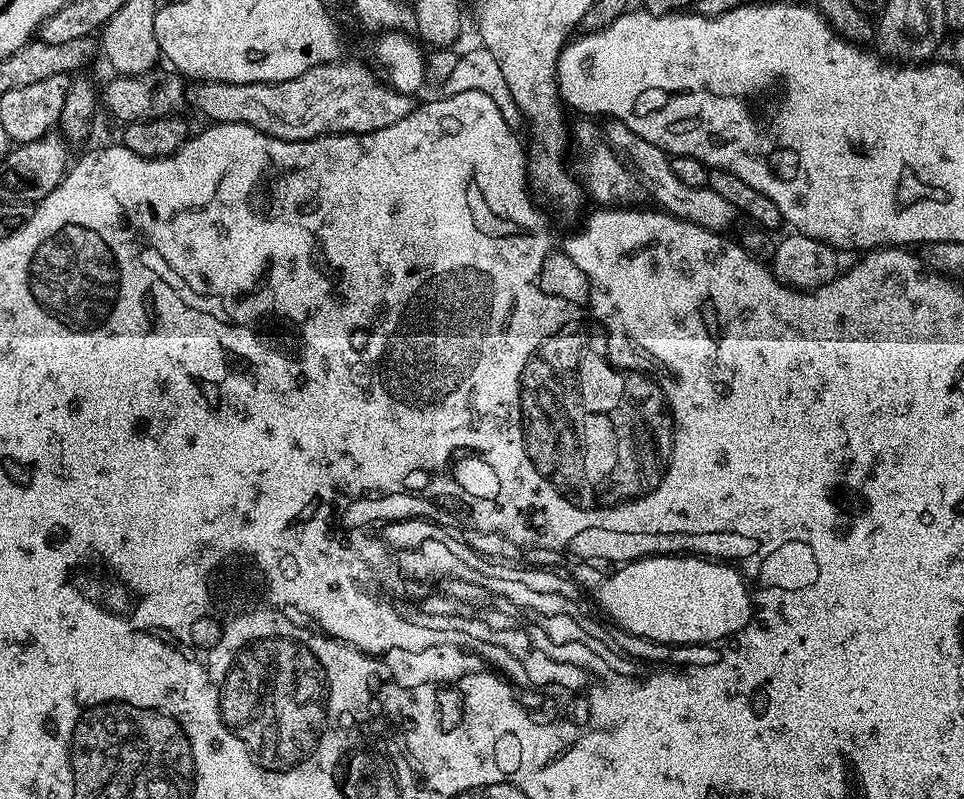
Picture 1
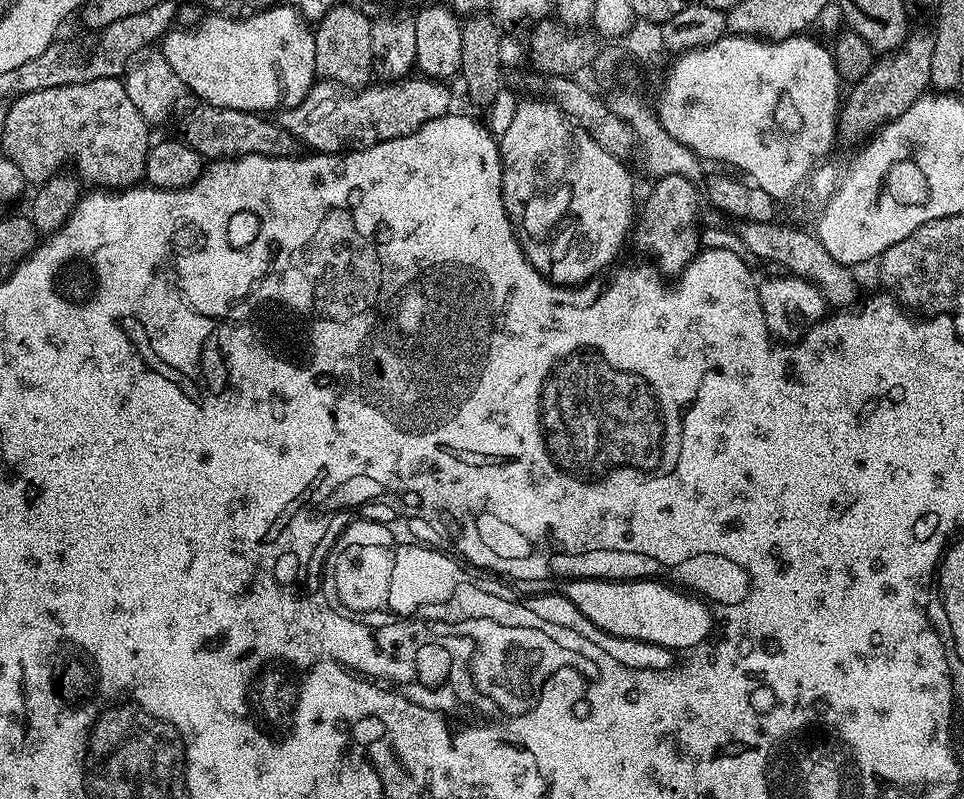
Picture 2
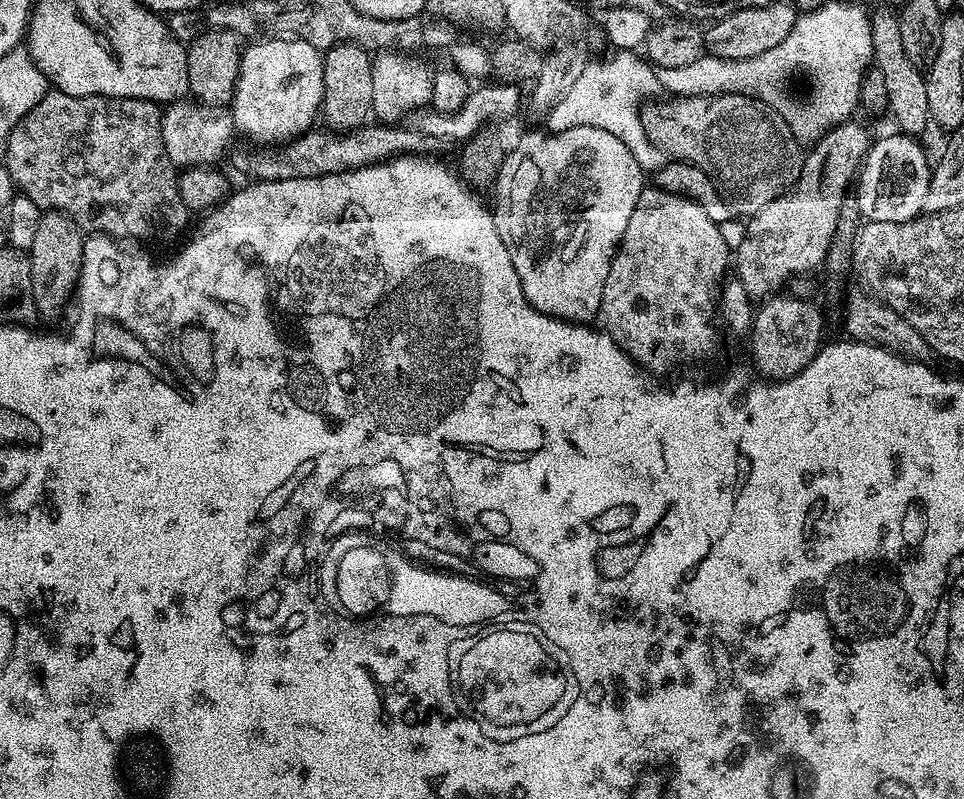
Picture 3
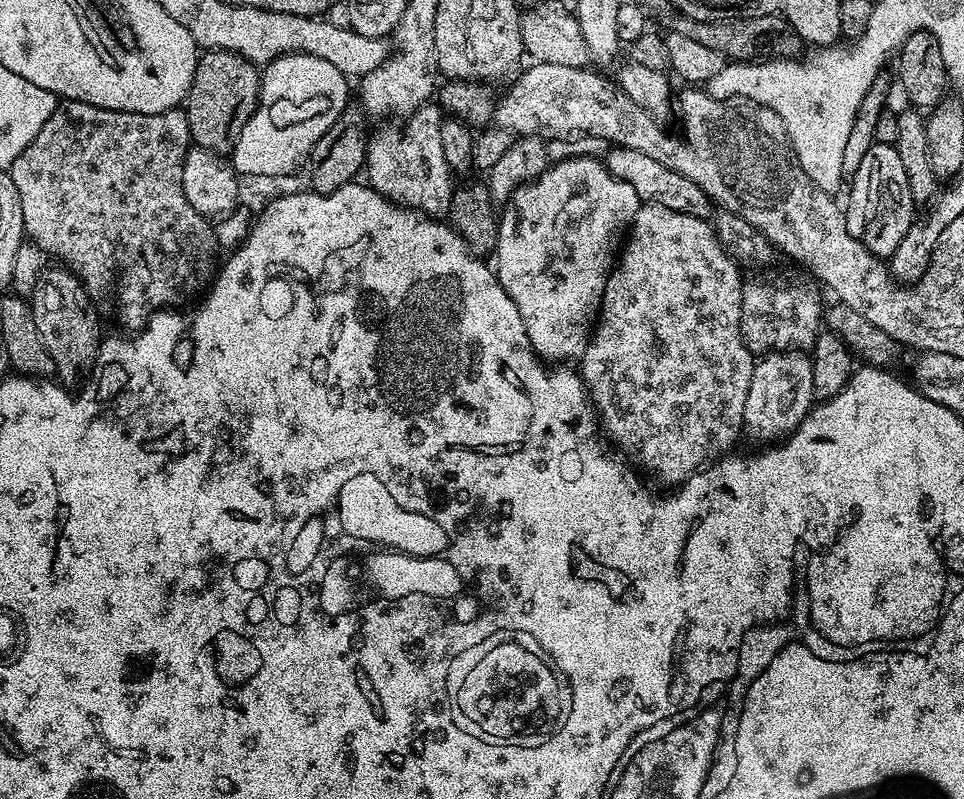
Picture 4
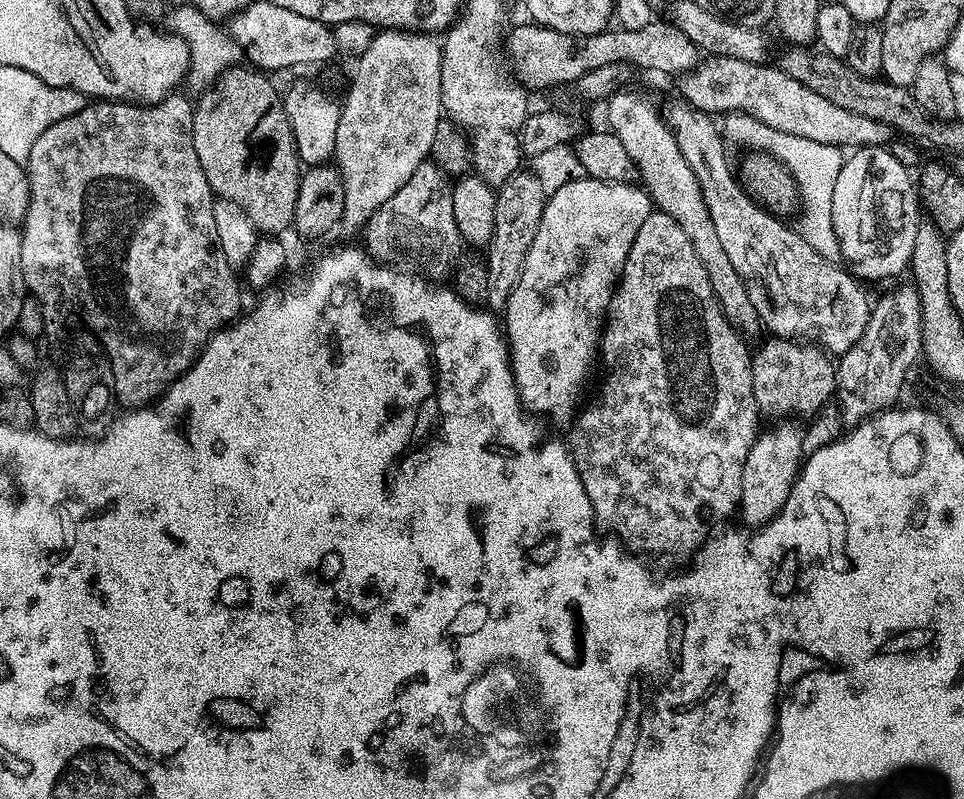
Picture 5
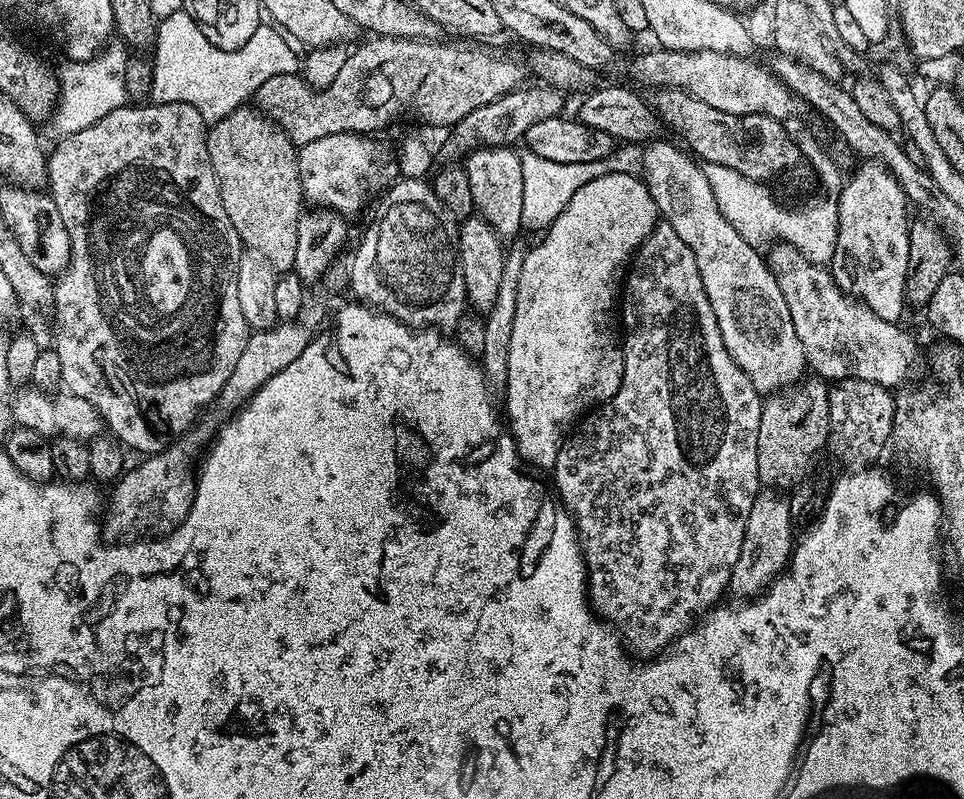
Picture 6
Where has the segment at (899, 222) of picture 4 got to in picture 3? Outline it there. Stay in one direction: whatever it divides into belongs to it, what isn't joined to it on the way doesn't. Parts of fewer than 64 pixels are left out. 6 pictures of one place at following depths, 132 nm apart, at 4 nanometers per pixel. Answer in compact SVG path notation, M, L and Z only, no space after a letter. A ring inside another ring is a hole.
M903 134L888 136L885 140L875 141L874 146L869 147L866 163L858 173L858 188L860 192L856 196L856 201L860 207L860 215L865 221L882 220L891 218L894 220L915 220L917 216L924 212L924 199L926 190L930 186L932 168L928 156L924 153L924 148L920 145L919 139Z

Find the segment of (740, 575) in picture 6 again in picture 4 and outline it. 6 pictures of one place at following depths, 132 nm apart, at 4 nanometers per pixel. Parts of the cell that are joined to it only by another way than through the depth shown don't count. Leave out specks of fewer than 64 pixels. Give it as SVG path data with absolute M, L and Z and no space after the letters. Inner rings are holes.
M803 351L770 352L753 363L750 390L746 390L744 428L764 442L787 437L814 407L814 374L811 359Z

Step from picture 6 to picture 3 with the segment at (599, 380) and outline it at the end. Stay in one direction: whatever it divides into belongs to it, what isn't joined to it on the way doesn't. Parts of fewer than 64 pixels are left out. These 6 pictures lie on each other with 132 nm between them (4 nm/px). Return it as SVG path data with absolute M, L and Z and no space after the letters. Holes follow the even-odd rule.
M574 126L572 129L555 132L528 132L517 139L507 152L507 156L497 171L494 183L496 190L496 205L491 205L490 211L494 218L494 226L498 230L498 238L502 238L502 246L506 246L506 254L510 254L510 262L514 266L514 274L518 274L518 282L522 286L522 294L526 294L526 302L547 316L559 320L571 320L578 324L588 324L600 315L602 306L602 290L606 286L606 274L610 274L610 266L620 249L622 234L626 234L626 225L630 222L630 214L634 214L634 206L638 203L638 194L646 186L646 172L638 166L637 159L626 150L620 139L614 138L606 130L595 129L594 126Z

